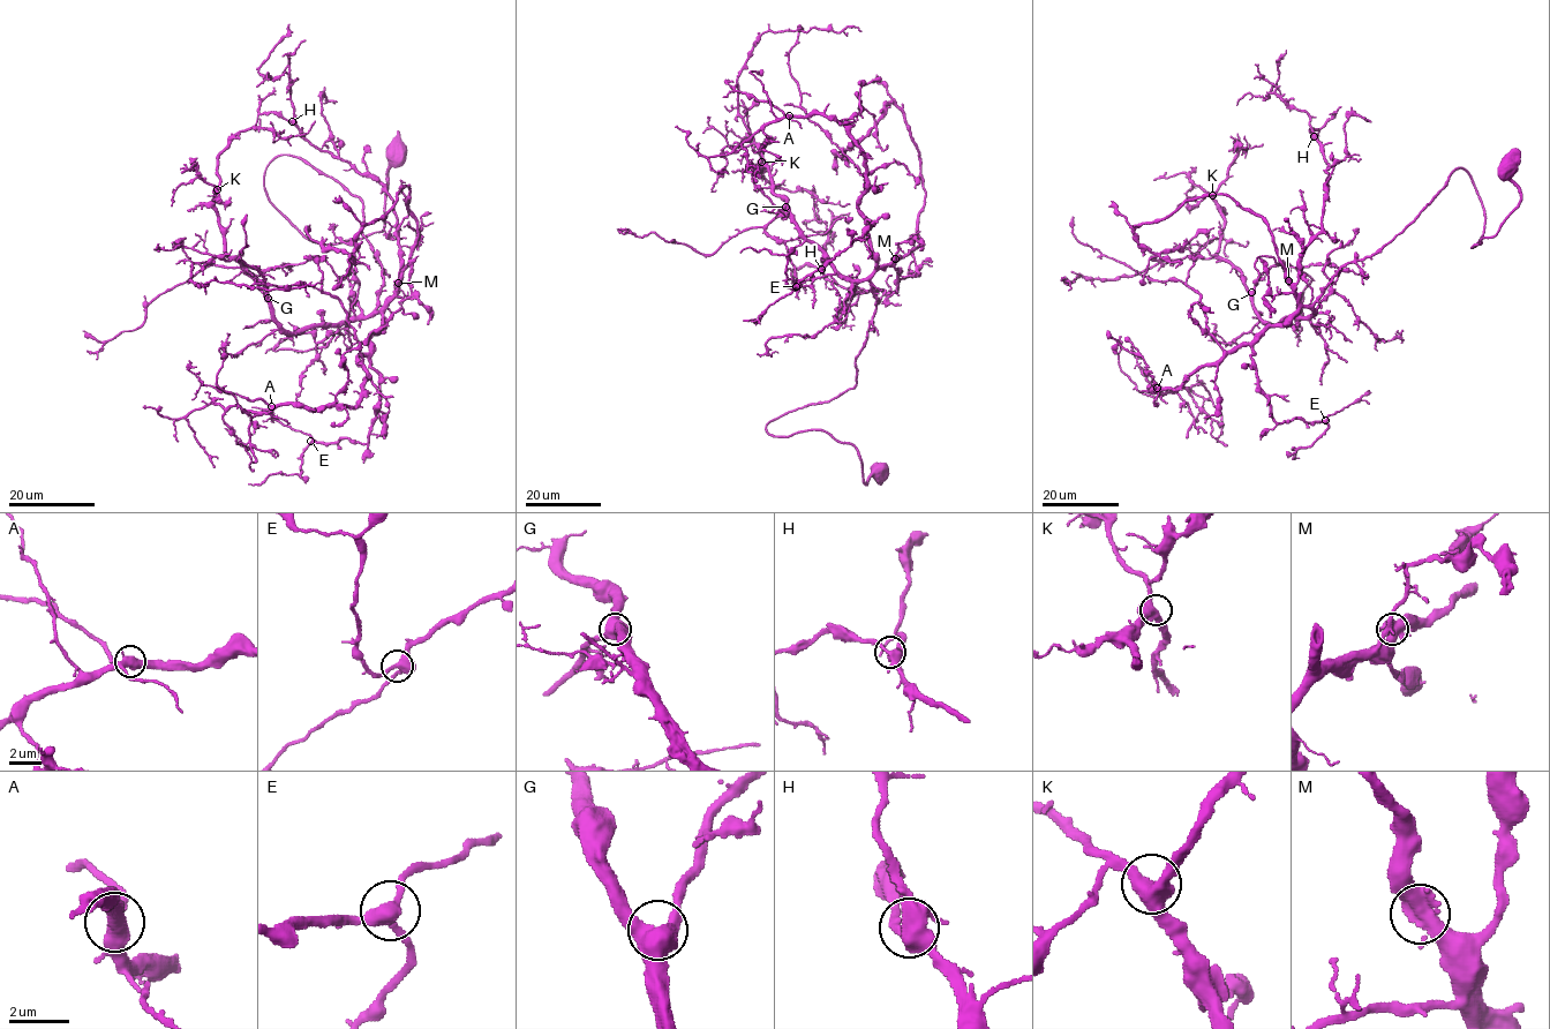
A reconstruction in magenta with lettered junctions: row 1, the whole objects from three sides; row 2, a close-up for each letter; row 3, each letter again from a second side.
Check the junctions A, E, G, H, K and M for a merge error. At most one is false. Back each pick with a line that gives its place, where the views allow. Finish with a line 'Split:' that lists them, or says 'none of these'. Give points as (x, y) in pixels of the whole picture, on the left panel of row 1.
Split: none of these

